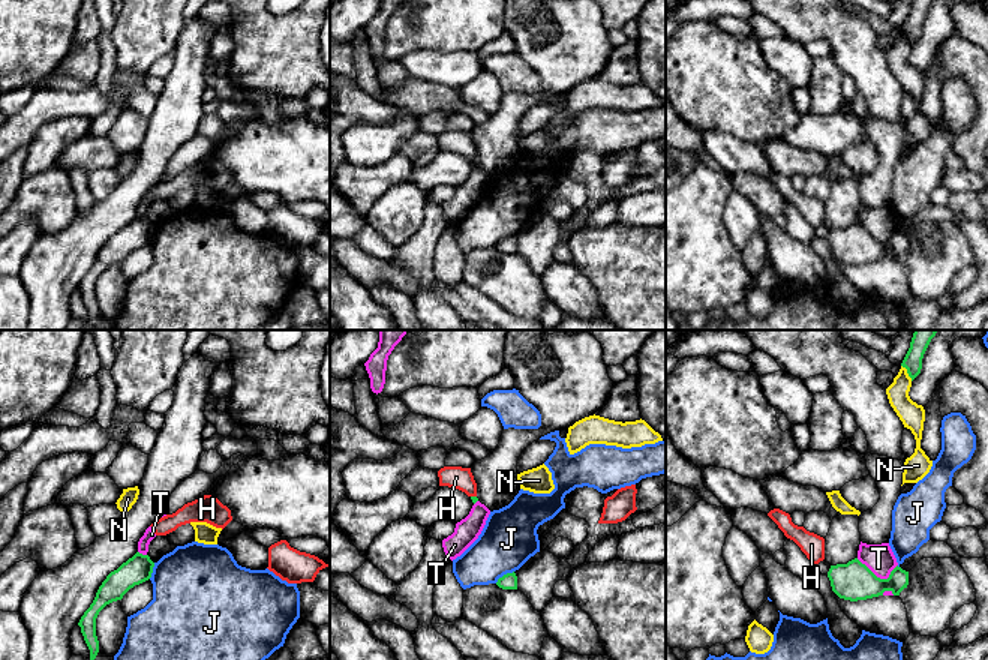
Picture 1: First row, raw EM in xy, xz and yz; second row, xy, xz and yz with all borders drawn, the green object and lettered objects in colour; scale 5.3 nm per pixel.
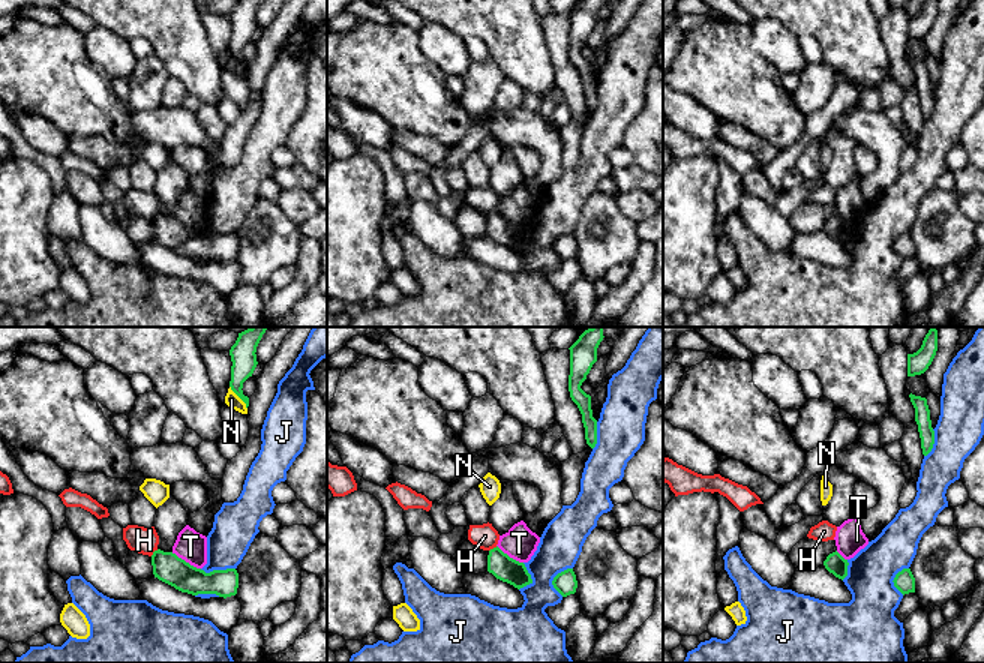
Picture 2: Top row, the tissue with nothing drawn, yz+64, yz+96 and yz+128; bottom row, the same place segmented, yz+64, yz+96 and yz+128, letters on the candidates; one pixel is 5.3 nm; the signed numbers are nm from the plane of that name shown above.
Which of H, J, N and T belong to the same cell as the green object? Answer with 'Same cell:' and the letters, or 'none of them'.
Same cell: none of them

